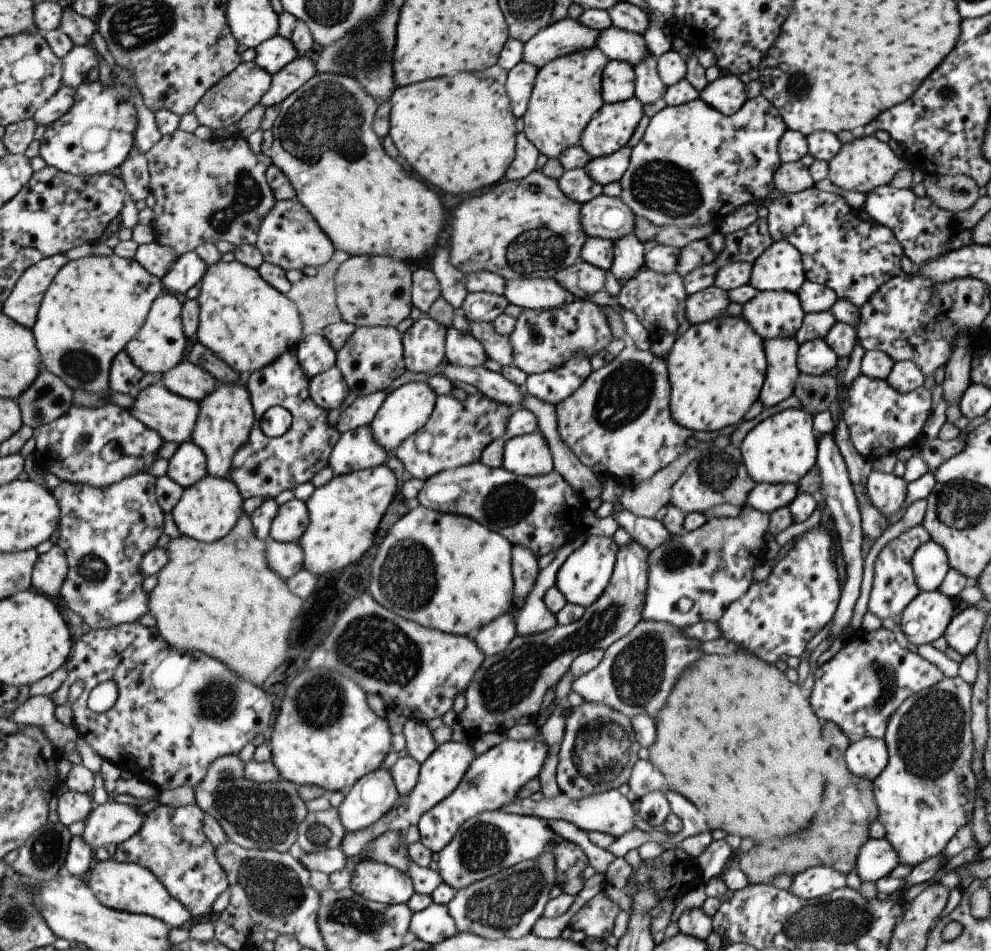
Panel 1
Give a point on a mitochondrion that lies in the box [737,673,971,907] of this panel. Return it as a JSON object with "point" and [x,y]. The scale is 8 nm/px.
{"point":[928,740]}

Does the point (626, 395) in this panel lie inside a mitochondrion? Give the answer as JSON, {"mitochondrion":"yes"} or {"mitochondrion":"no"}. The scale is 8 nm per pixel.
{"mitochondrion":"yes"}

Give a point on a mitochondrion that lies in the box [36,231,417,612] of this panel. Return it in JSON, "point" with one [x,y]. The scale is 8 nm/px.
{"point":[82,367]}

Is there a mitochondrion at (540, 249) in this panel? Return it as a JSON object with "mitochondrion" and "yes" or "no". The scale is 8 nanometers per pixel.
{"mitochondrion":"yes"}

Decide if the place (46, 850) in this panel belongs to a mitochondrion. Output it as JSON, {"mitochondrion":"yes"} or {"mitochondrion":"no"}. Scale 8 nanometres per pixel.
{"mitochondrion":"yes"}

